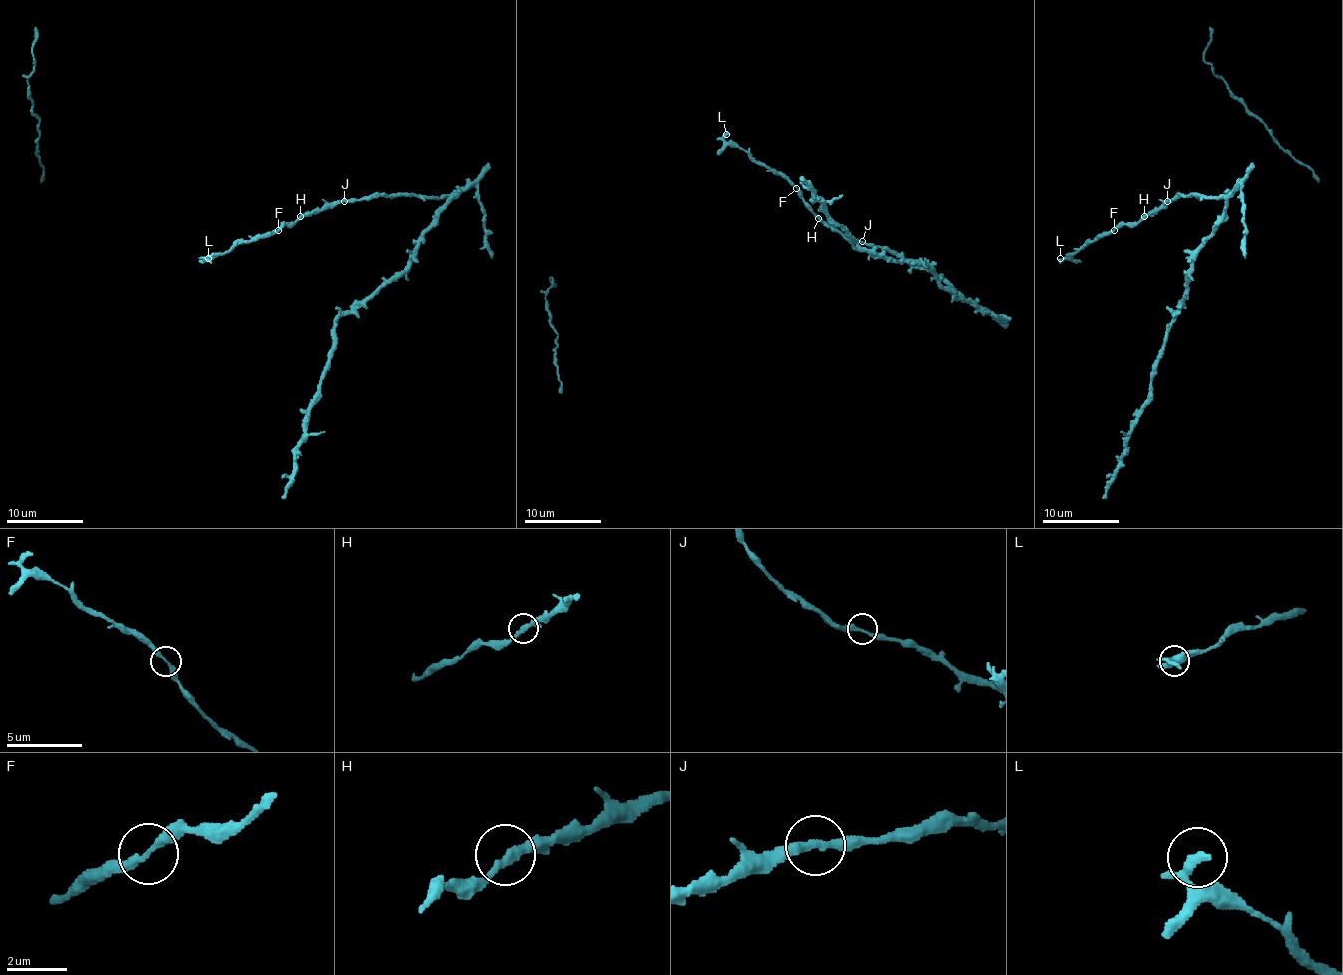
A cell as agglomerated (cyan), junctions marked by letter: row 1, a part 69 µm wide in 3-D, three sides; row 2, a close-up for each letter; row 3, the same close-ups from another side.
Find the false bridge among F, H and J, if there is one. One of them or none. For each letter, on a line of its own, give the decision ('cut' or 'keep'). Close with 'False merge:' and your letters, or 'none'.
F: keep
H: keep
J: keep
False merge: none

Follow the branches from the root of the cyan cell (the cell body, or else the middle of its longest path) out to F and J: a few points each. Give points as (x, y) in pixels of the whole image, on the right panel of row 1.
F: (1155, 210), (1144, 214), (1136, 222), (1119, 224), (1113, 229)
J: (1155, 210), (1167, 201)

